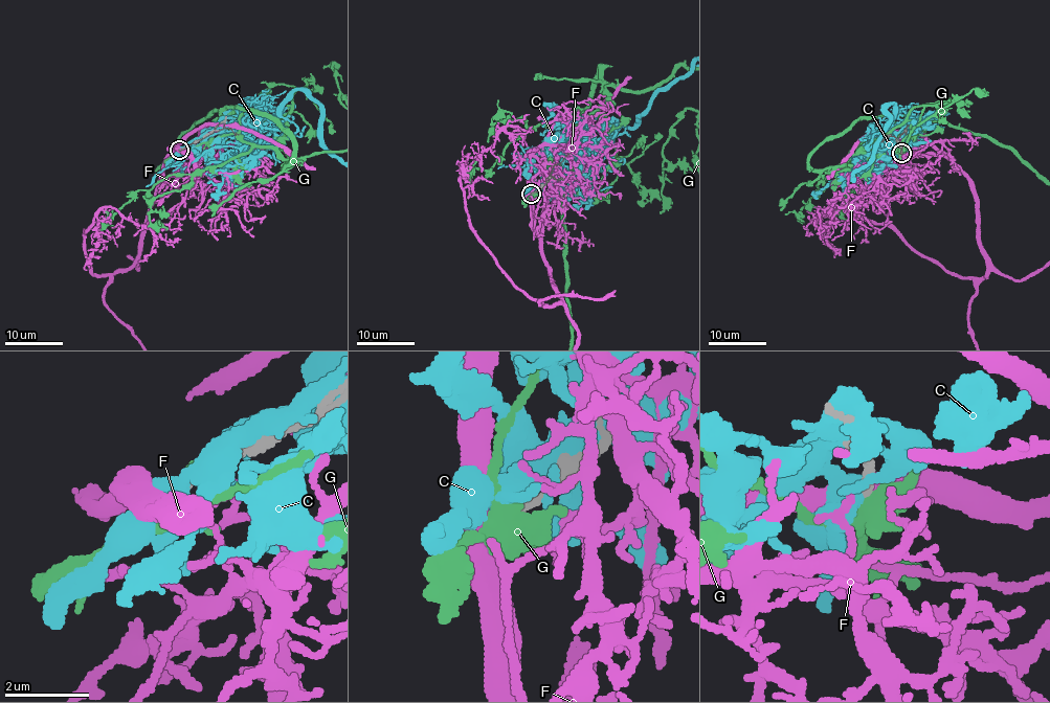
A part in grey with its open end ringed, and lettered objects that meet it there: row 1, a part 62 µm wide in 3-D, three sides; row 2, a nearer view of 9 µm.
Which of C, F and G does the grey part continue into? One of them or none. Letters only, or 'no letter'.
no letter

